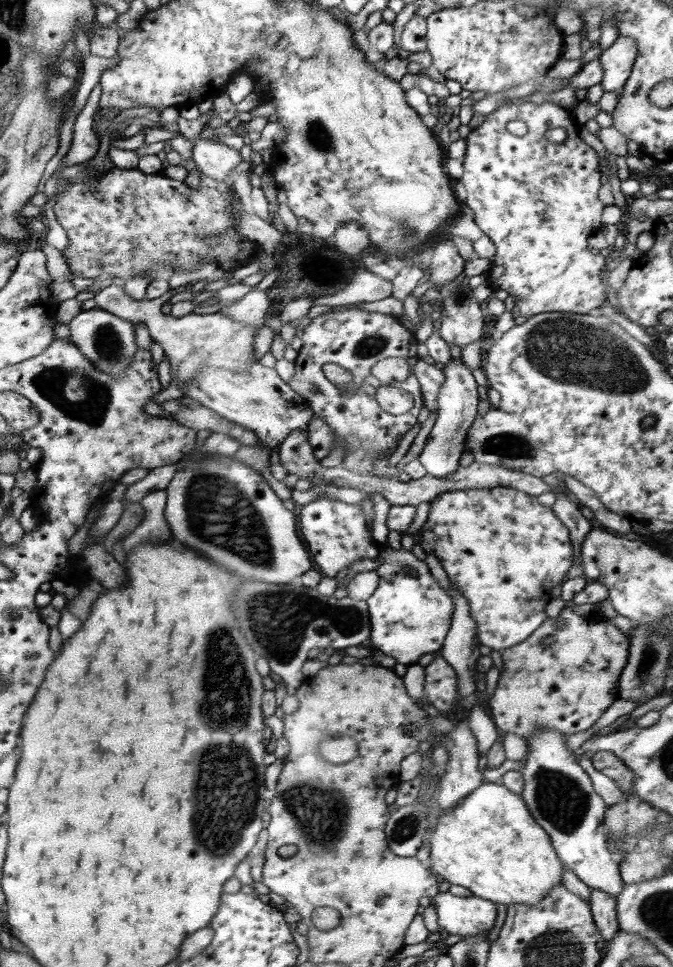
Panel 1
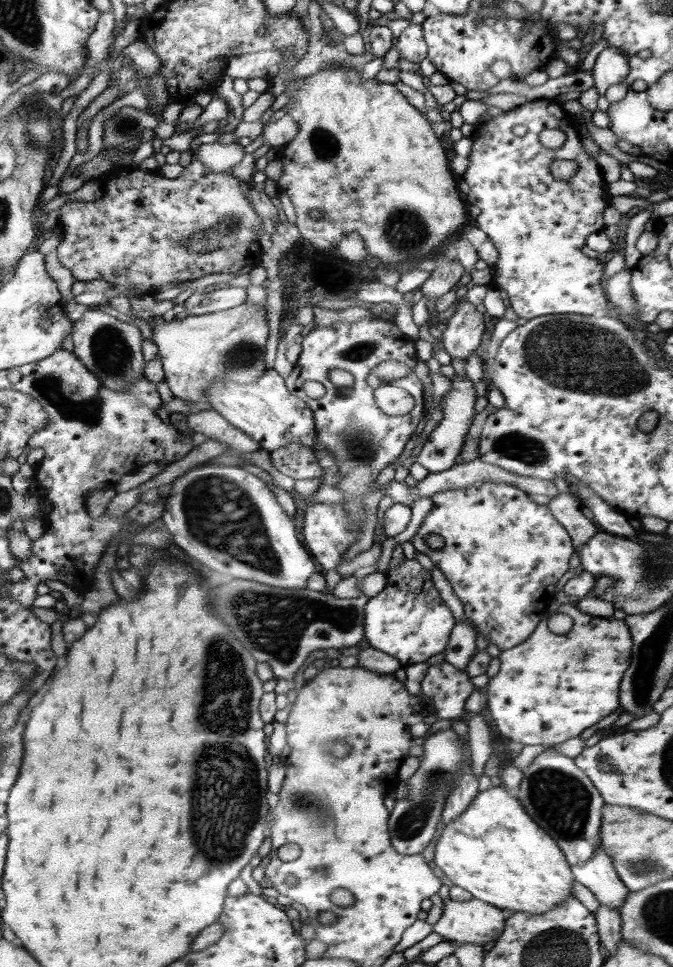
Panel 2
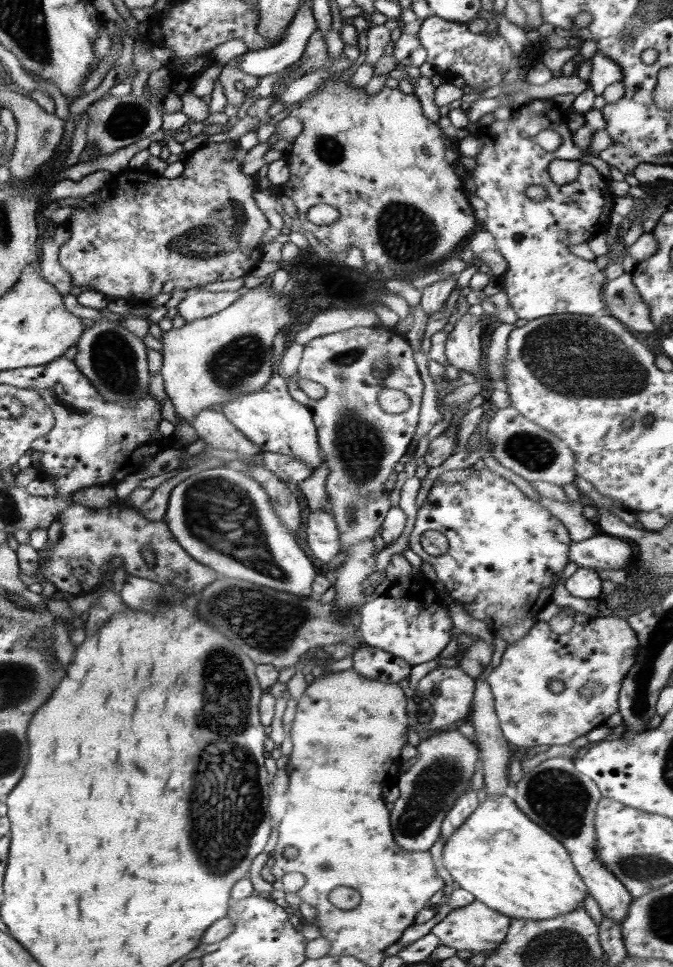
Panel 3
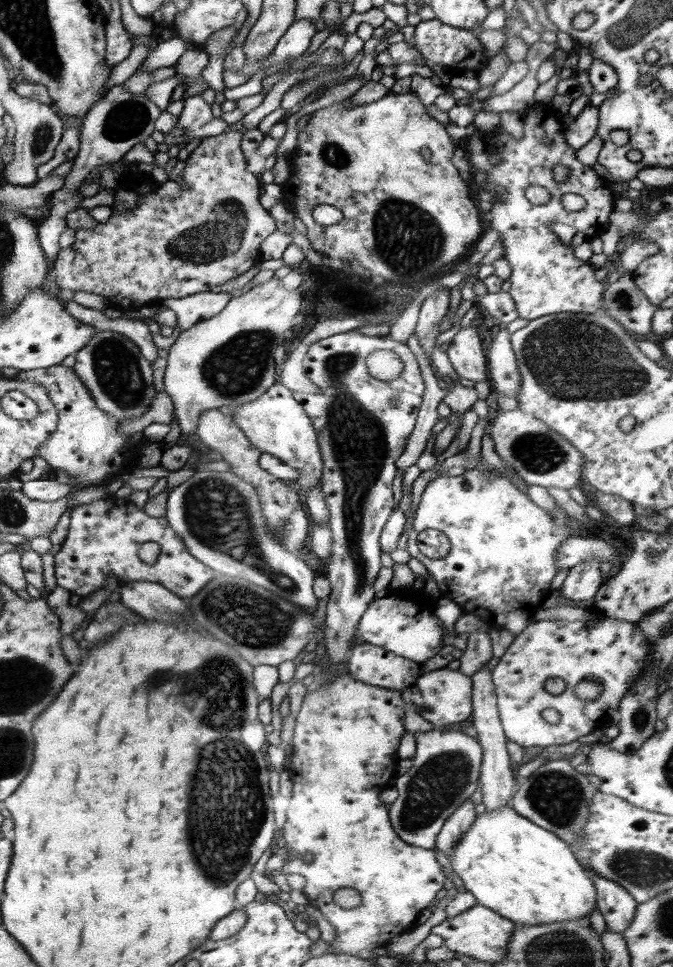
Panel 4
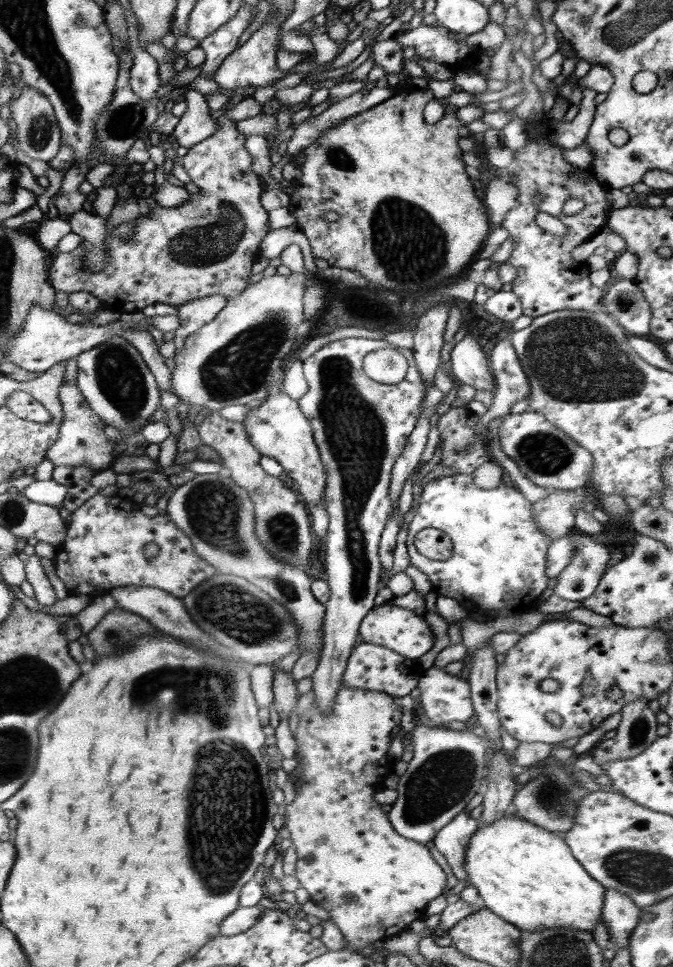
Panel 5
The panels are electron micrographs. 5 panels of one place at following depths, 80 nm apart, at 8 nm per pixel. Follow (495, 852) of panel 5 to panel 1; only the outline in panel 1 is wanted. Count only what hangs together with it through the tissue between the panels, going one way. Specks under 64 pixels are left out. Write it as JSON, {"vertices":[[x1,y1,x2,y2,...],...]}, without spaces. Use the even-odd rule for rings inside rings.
{"vertices":[[482,782,452,810,438,819,428,835,430,847,428,868,451,884,460,884,472,895,496,904,538,904,557,885,563,882,563,864,554,850,548,833,532,818,527,804,500,782]]}

